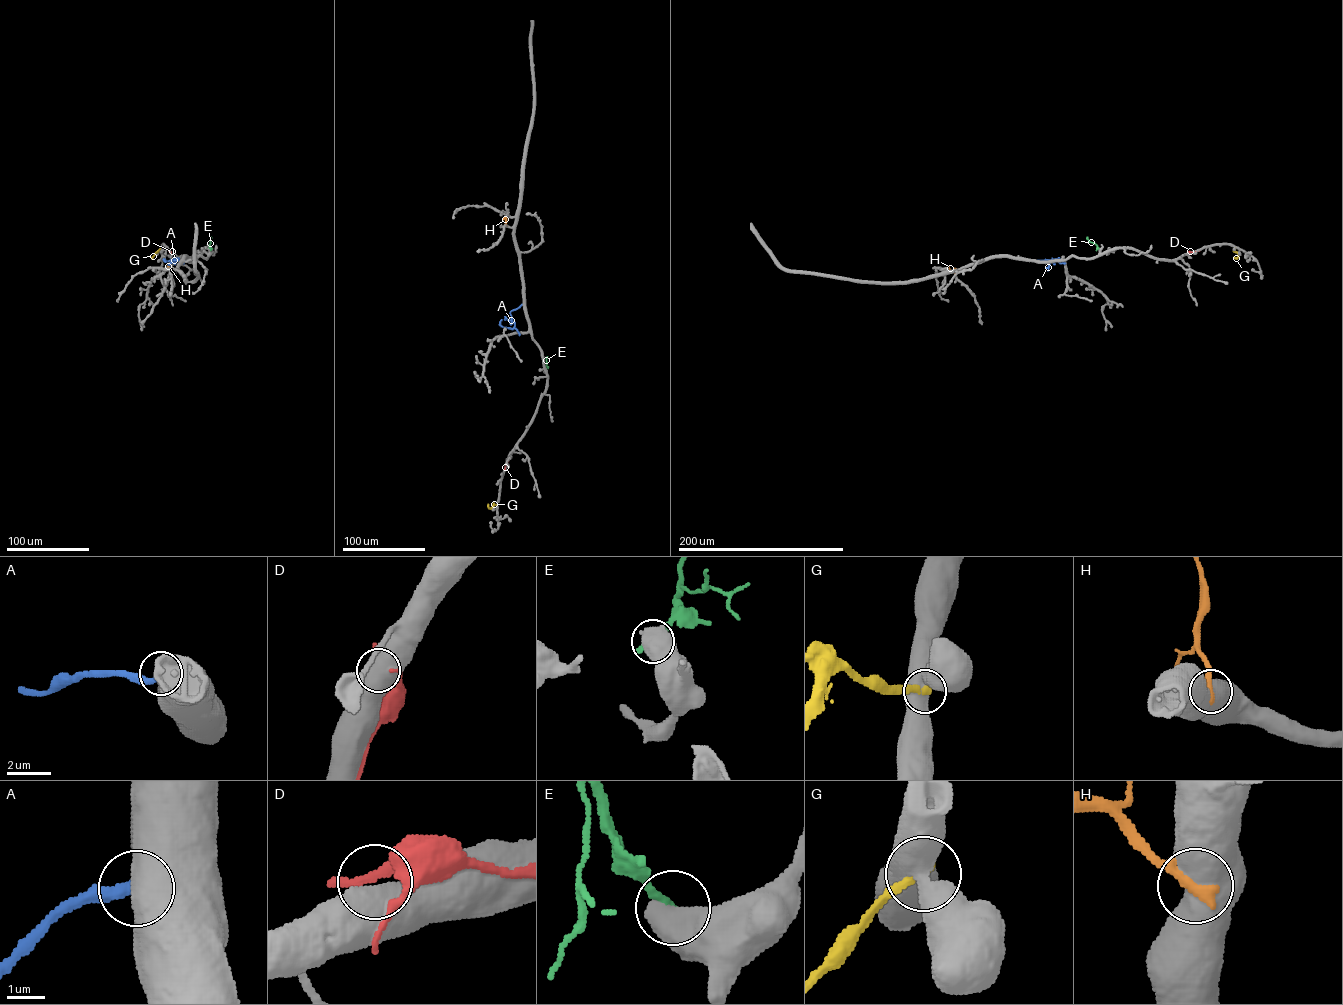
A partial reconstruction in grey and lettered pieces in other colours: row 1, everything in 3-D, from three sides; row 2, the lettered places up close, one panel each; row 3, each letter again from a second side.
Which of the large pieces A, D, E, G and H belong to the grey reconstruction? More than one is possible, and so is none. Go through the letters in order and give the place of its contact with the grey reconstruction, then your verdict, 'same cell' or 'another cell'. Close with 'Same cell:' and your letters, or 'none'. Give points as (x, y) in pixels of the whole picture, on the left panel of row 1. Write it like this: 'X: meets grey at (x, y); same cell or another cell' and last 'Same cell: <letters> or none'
A: meets grey at (187, 260); another cell
D: meets grey at (171, 252); another cell
E: meets grey at (208, 248); another cell
G: meets grey at (161, 247); another cell
H: meets grey at (170, 273); another cell
Same cell: none

